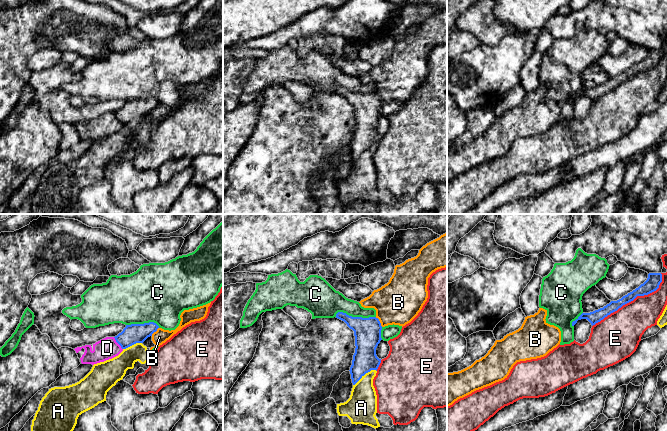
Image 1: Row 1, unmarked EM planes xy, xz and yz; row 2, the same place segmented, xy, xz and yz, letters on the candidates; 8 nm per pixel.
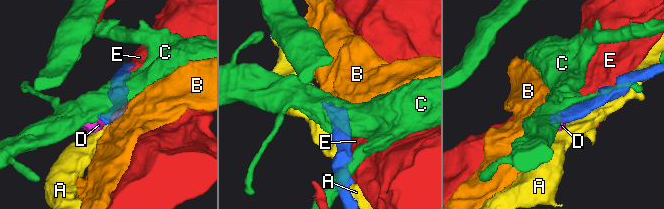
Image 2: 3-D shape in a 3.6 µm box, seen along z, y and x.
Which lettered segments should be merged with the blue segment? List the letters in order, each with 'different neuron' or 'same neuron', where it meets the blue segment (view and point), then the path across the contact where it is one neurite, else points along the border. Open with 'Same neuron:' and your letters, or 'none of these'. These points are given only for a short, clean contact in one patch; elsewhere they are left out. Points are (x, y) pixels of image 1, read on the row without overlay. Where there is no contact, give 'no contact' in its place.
Same neuron: none of these
A: different neuron; meets blue in xz at (364, 150)
B: different neuron; meets blue in xz at (379, 97); border along xz (375, 93), (382, 102)
C: different neuron; meets blue in xz at (355, 93)
D: different neuron; meets blue in xy at (117, 118); border along xy (113, 113), (122, 125)
E: different neuron; meets blue in yz at (631, 76)

